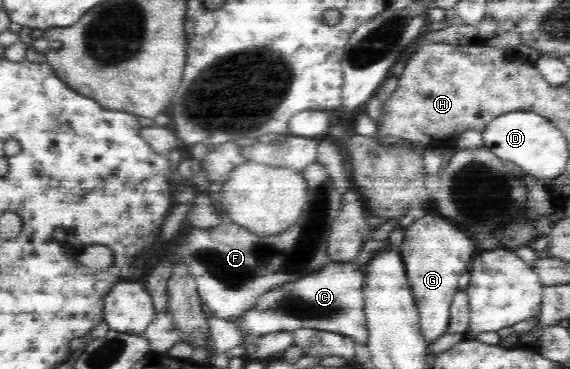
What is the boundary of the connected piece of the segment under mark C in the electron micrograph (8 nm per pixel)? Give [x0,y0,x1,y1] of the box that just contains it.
[231,260,368,345]

